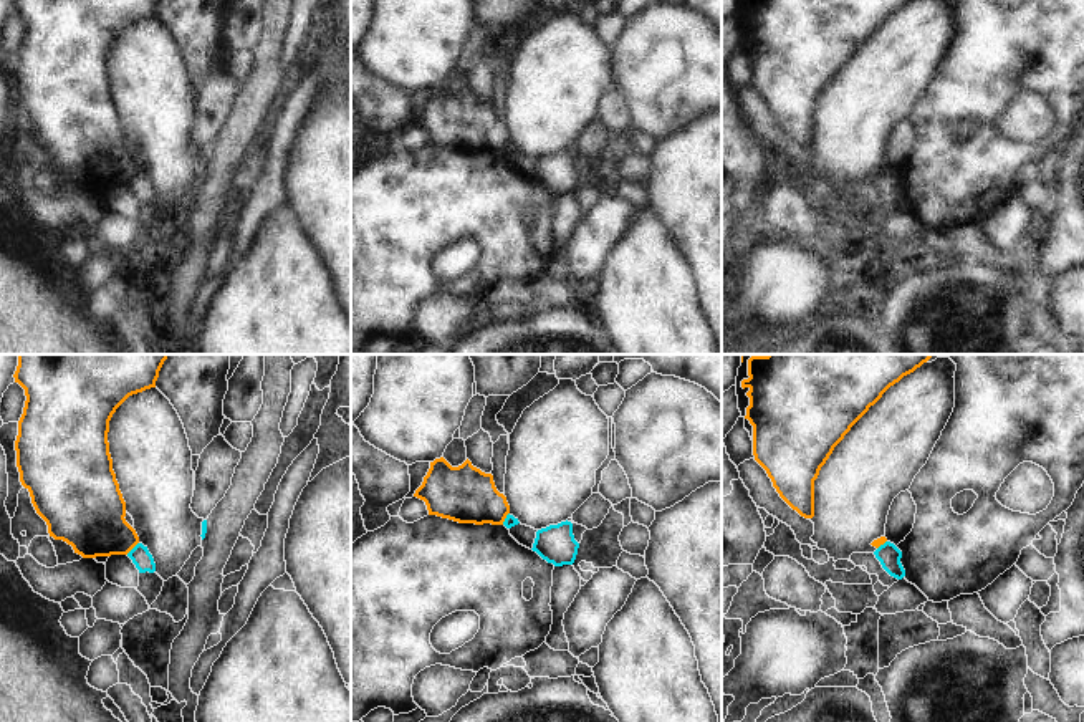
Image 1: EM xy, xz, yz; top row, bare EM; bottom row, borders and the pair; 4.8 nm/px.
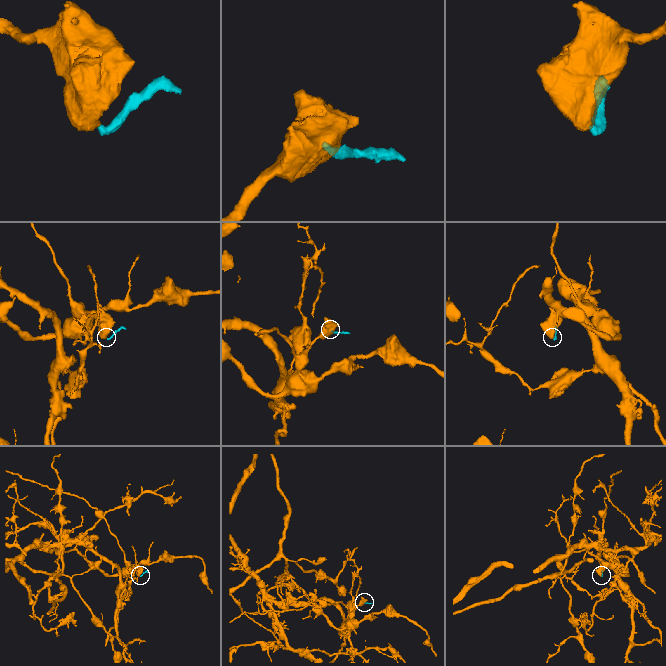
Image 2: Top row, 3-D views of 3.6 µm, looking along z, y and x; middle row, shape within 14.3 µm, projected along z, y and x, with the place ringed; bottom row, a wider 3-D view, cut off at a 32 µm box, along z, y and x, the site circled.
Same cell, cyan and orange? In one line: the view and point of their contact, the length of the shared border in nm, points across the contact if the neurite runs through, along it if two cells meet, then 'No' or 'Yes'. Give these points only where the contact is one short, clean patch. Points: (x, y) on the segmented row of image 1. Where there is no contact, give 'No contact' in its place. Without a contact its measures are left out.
Touches cyan at xy (133, 548). Shared border 90 nm. Boundary: xy (138, 542), (126, 553). No

